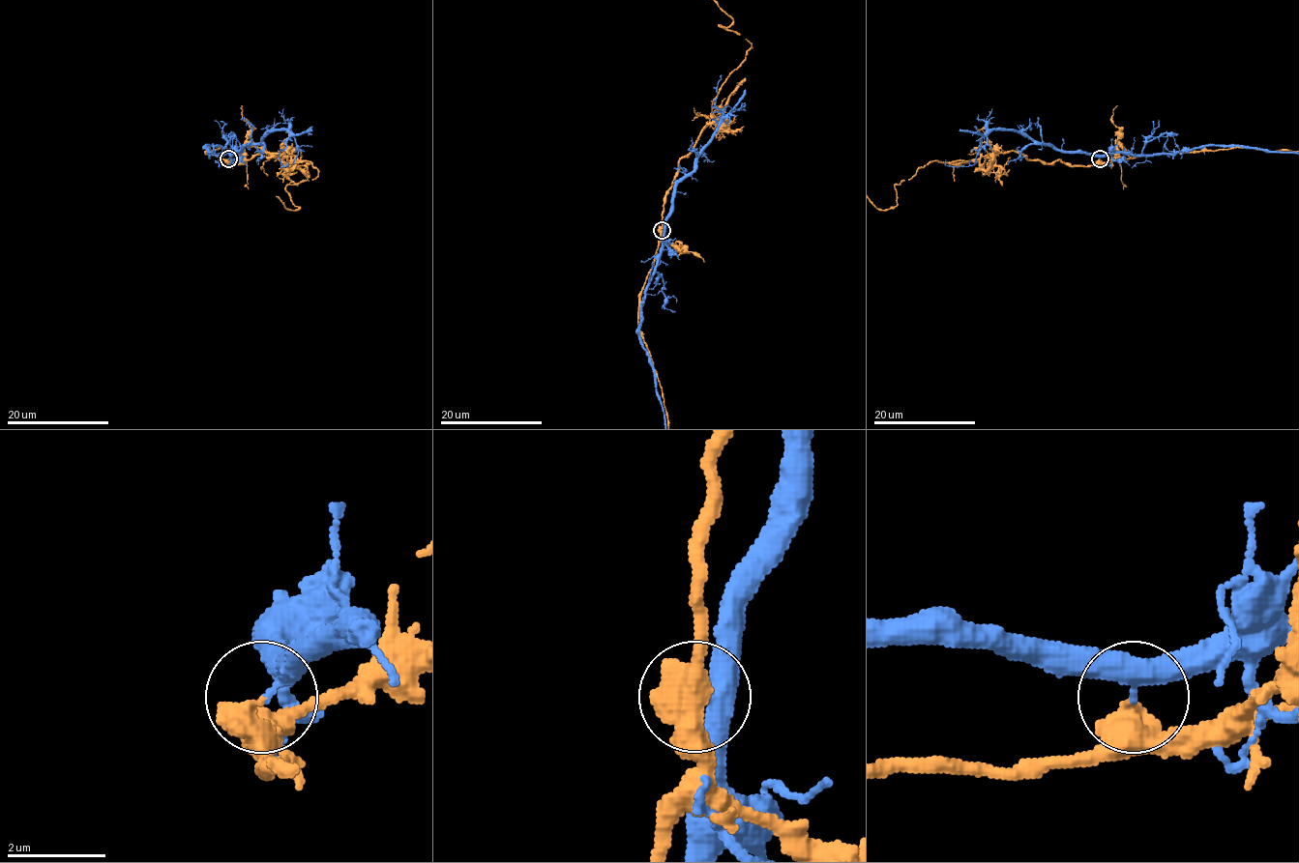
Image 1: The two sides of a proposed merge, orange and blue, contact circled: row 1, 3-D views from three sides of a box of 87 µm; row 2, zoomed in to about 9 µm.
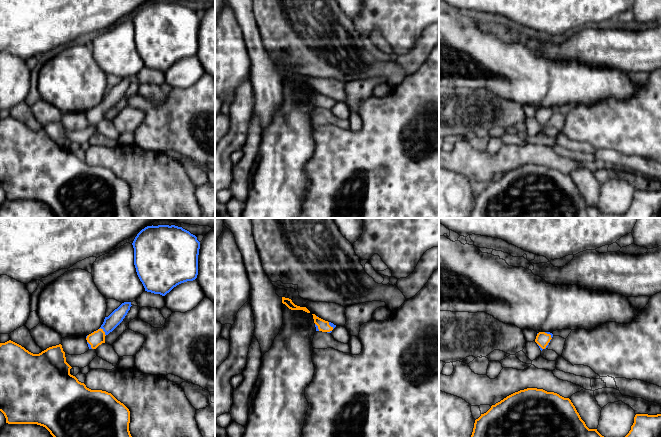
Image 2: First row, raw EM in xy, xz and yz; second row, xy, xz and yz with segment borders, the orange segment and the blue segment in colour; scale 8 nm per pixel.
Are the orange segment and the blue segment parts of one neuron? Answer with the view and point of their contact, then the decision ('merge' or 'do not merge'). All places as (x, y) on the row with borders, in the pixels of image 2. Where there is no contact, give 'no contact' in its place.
meets orange in xy at (103, 331); do not merge

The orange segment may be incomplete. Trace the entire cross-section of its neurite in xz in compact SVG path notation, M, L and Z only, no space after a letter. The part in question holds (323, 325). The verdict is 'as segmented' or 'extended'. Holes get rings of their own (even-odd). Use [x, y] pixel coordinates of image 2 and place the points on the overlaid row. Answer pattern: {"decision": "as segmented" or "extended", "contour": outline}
{"decision": "as segmented", "contour": "M312 314L312 315L313 315L314 323L318 326L319 331L330 332L333 330L333 327L329 325L328 321L325 321L317 317L315 314Z"}

